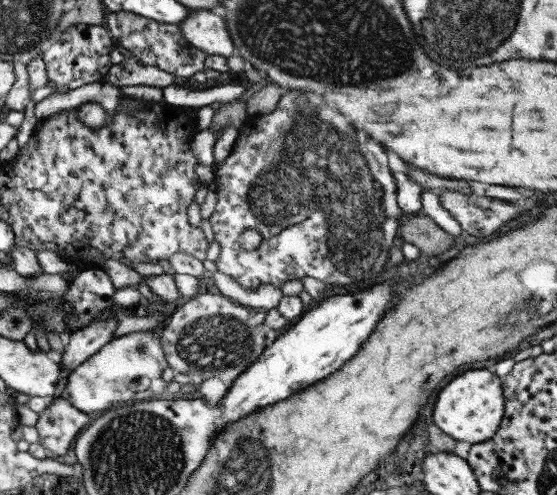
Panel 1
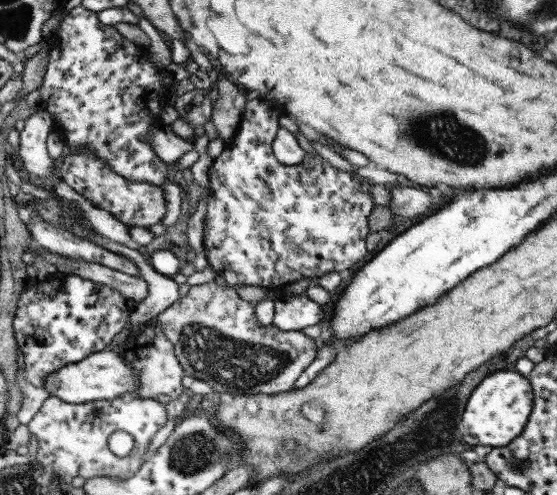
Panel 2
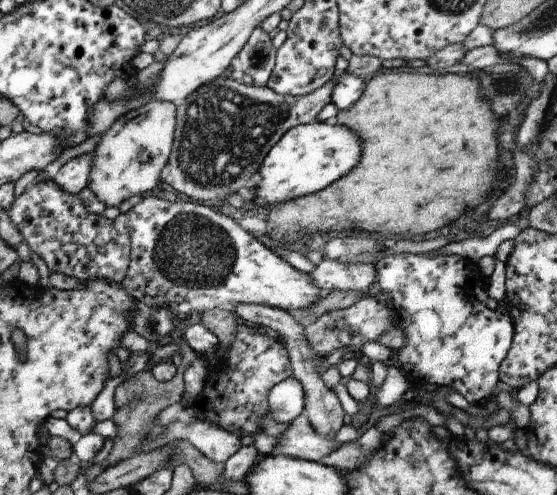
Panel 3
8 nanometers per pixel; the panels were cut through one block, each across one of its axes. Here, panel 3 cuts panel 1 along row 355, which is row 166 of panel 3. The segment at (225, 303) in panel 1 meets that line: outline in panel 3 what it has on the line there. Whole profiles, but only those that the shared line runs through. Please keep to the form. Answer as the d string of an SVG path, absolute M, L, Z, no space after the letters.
M222 76L200 86L177 106L172 152L161 179L188 198L202 198L196 203L238 192L260 170L270 149L287 130L317 121L318 113L332 98L332 88L334 82L329 80L312 94L282 95L268 86L245 85Z

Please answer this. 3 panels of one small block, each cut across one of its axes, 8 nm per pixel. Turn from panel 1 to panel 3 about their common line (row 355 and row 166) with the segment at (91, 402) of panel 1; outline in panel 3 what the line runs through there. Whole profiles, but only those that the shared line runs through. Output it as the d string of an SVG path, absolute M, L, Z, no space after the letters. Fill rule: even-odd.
M152 101L136 110L122 114L104 133L91 152L94 154L92 172L88 178L88 188L106 207L117 208L136 194L152 192L161 180L161 172L172 152L174 131L176 130L176 109L173 102ZM146 151L148 161L140 162L139 153Z

